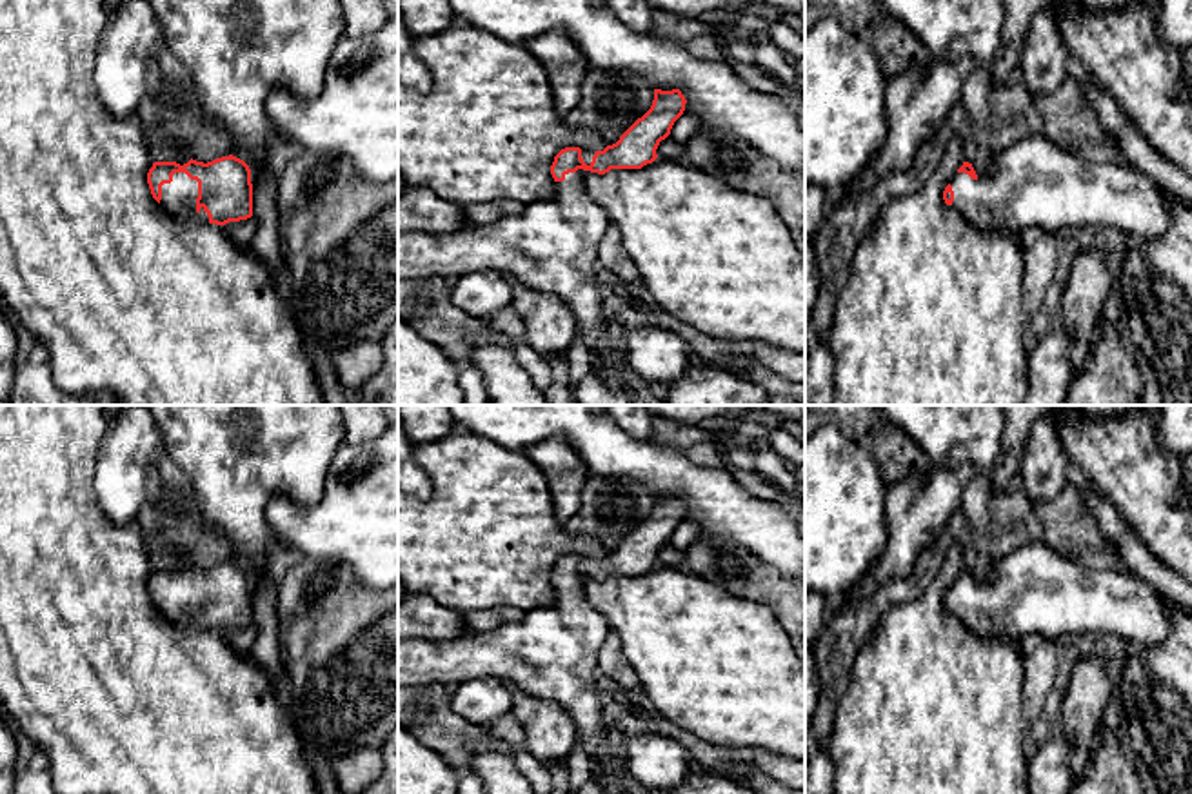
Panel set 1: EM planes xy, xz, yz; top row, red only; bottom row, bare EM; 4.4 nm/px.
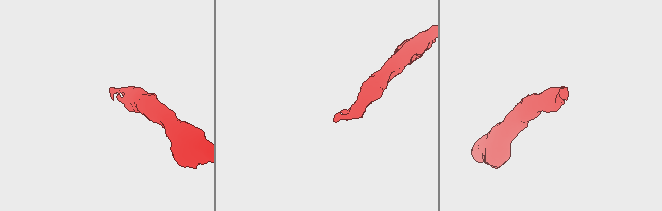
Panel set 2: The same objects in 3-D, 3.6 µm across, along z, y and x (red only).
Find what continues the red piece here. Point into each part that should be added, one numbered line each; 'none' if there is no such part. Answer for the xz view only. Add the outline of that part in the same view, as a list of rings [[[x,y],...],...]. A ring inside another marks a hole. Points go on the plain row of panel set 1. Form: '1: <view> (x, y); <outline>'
1: xz (551, 653); [[[583,576],[556,589],[556,603],[523,612],[514,623],[503,623],[485,632],[467,632],[460,638],[429,641],[422,638],[398,640],[398,689],[445,687],[474,678],[511,680],[522,692],[538,700],[556,701],[572,718],[578,741],[592,761],[592,776],[601,785],[614,787],[614,774],[600,765],[601,707],[598,700],[600,649],[611,632],[609,621],[587,601]]]

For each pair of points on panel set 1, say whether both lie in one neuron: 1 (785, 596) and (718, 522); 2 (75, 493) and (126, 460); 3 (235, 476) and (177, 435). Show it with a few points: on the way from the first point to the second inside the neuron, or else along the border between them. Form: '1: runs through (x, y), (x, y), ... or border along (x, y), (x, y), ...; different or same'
1: border along (700, 535), (727, 538), (754, 553), (776, 571); different
2: border along (102, 440), (95, 495), (99, 507), (111, 520); different
3: runs through (220, 462), (191, 435); same

